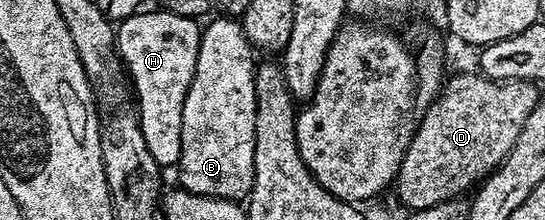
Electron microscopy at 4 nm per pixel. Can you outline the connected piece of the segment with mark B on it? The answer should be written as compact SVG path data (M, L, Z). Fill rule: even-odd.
M216 17L200 32L194 77L182 105L182 153L178 164L179 186L195 195L214 195L217 199L240 201L252 189L254 181L254 89L253 46L248 42L241 24L232 17Z

